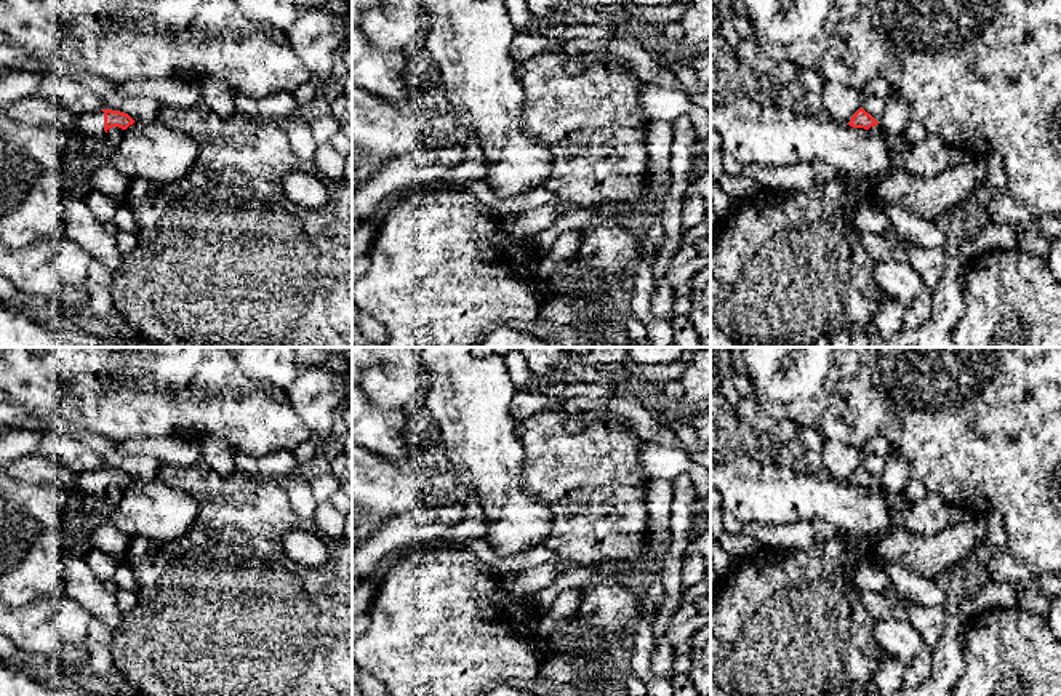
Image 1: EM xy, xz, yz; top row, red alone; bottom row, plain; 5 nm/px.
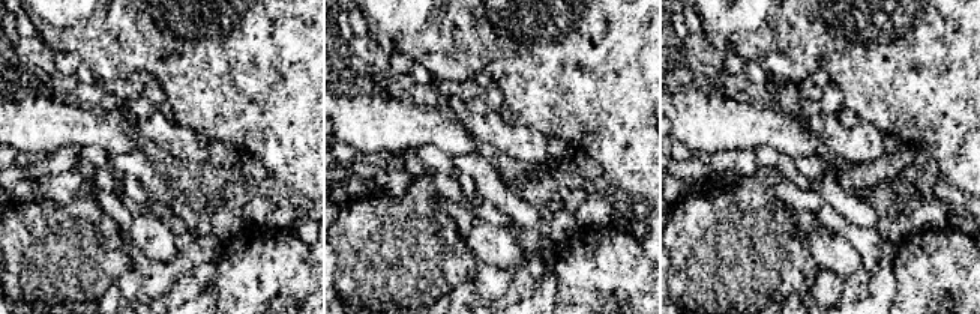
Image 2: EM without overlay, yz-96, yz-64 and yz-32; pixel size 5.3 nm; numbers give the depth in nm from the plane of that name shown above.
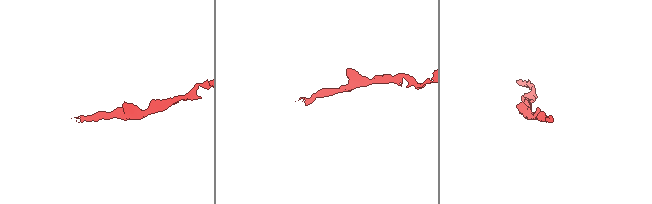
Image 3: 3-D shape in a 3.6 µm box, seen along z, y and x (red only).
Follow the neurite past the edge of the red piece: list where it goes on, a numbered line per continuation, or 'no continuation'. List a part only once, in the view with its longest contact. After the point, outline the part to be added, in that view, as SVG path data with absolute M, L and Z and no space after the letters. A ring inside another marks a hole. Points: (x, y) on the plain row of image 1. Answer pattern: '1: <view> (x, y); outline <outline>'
1: xy (92, 484); outline M102 469L78 474L78 477L72 483L61 480L50 485L61 490L64 494L78 491L90 496L106 496Z

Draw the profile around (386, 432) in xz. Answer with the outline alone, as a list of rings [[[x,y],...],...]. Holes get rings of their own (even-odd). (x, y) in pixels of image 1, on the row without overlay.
[[[352,386],[352,440],[358,446],[400,464],[413,454],[414,430],[405,410],[382,410],[365,397],[362,386]]]

